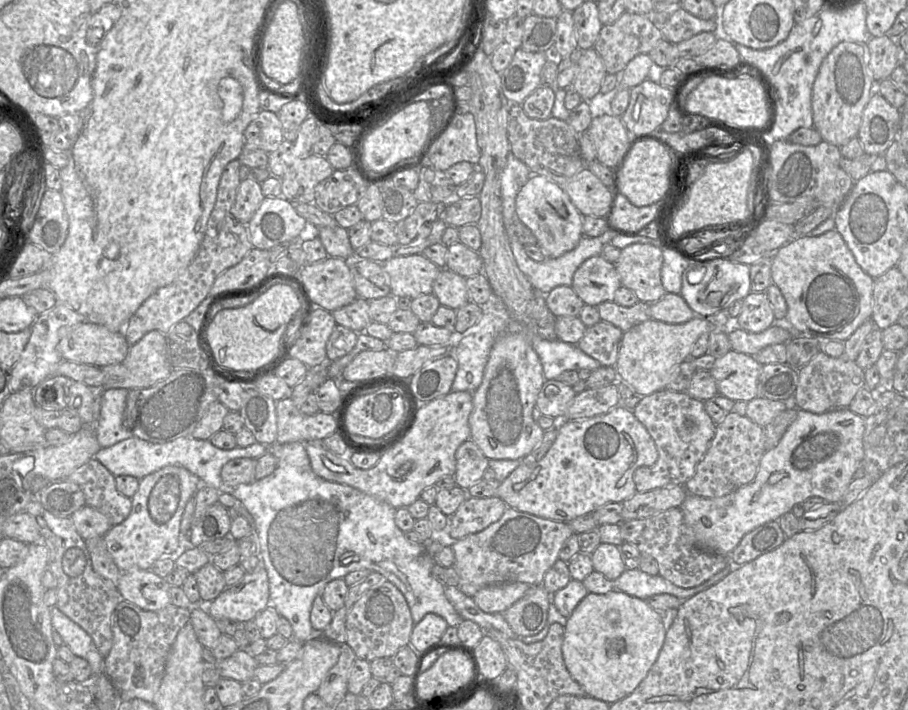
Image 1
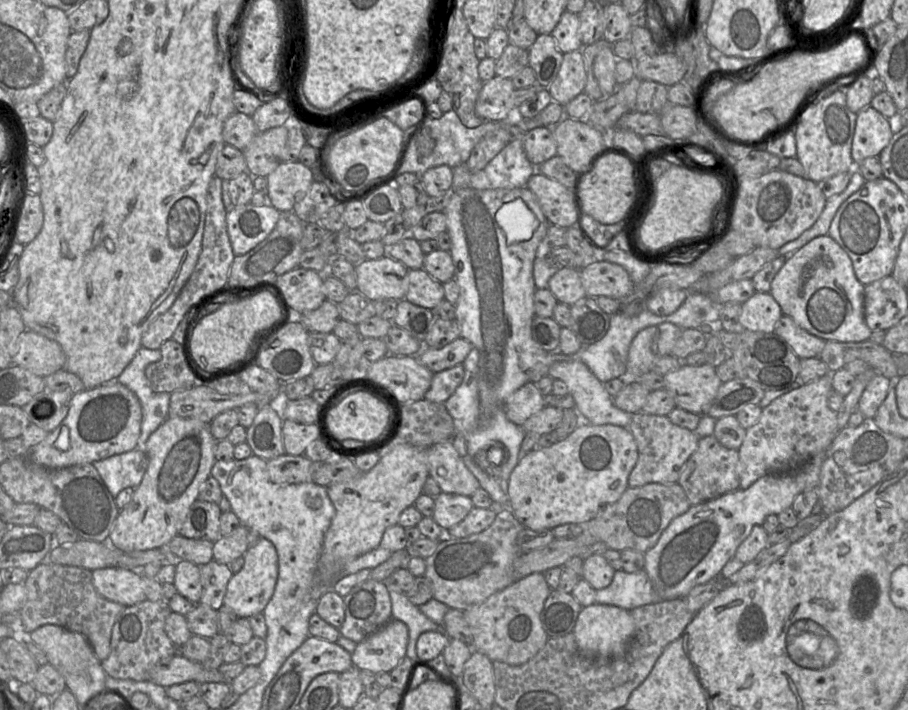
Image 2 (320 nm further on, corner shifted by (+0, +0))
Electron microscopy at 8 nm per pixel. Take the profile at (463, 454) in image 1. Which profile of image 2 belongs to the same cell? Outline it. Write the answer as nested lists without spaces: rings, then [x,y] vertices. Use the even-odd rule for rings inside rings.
[[[451,441],[429,447],[427,460],[429,475],[438,483],[442,492],[471,497],[481,488]]]

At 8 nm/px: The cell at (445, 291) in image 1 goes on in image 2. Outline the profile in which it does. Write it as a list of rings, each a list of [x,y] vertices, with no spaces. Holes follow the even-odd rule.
[[[423,268],[410,269],[405,299],[417,306],[434,310],[444,299],[443,284],[432,278]]]

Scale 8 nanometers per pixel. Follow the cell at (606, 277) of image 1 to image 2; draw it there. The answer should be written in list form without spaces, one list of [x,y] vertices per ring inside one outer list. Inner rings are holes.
[[[561,268],[548,281],[548,289],[557,301],[572,305],[586,297],[586,292],[581,282],[581,269]]]

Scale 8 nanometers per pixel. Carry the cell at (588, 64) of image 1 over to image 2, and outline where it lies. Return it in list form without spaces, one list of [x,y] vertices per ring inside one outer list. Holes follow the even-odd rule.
[[[582,50],[565,53],[556,79],[547,87],[553,101],[566,106],[584,93],[587,75]]]

